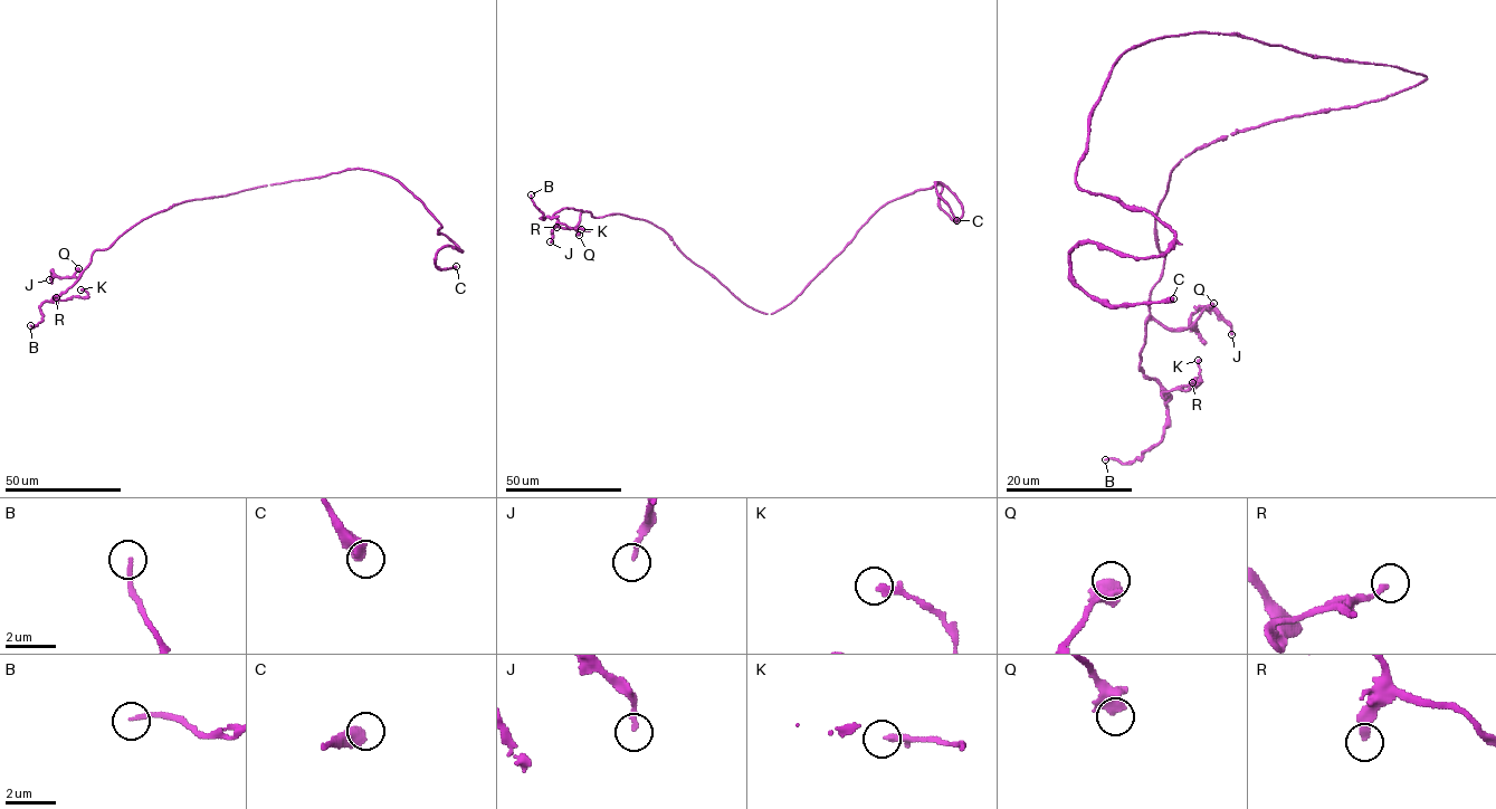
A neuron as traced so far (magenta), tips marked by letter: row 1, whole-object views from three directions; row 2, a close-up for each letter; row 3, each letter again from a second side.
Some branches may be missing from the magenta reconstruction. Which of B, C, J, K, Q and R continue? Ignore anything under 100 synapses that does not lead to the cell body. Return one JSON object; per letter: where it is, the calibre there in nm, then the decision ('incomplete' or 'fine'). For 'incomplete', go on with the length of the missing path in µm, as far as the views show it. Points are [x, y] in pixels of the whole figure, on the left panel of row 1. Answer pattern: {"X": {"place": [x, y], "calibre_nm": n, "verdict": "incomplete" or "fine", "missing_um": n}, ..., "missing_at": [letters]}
{"B": {"place": [30, 325], "calibre_nm": 160, "verdict": "fine"}, "C": {"place": [456, 266], "calibre_nm": 550, "verdict": "fine"}, "J": {"place": [49, 279], "calibre_nm": 170, "verdict": "fine"}, "K": {"place": [81, 289], "calibre_nm": 280, "verdict": "fine"}, "Q": {"place": [78, 268], "calibre_nm": 360, "verdict": "fine"}, "R": {"place": [56, 297], "calibre_nm": 220, "verdict": "fine"}, "missing_at": []}

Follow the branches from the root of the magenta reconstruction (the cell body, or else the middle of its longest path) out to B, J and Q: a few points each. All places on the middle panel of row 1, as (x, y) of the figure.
B: (789, 303), (771, 313), (748, 306), (645, 220), (619, 213), (594, 217), (567, 208), (543, 218), (531, 194)
J: (789, 303), (771, 313), (748, 306), (644, 219), (582, 211), (574, 228), (554, 227), (550, 241)
Q: (789, 303), (771, 313), (748, 306), (644, 219), (582, 211), (574, 228), (579, 235)

